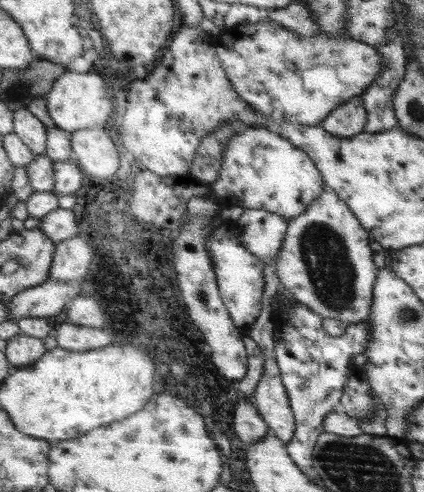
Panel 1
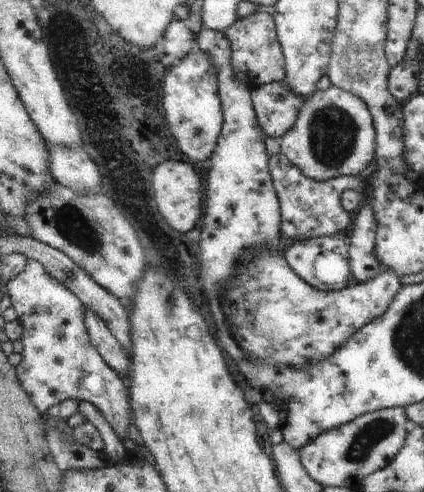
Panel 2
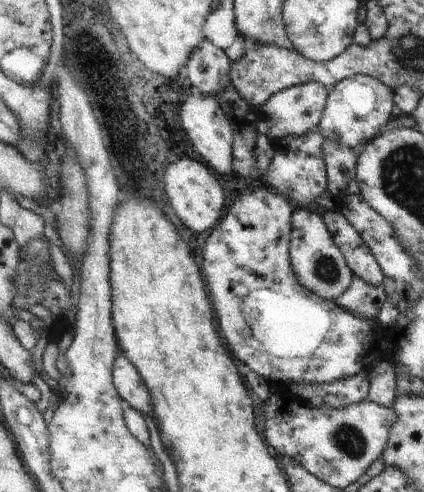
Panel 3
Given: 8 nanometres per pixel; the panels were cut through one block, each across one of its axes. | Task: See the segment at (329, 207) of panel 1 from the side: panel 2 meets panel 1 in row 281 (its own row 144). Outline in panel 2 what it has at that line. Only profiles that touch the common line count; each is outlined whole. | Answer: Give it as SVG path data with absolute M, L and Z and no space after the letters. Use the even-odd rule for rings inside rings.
M329 86L325 92L315 92L299 106L293 124L277 138L277 146L279 154L293 168L297 168L297 172L305 176L305 180L309 178L313 182L327 182L341 176L359 176L369 166L369 162L375 158L375 128L369 110L365 108L365 104L361 104L361 100L357 100L349 92Z

